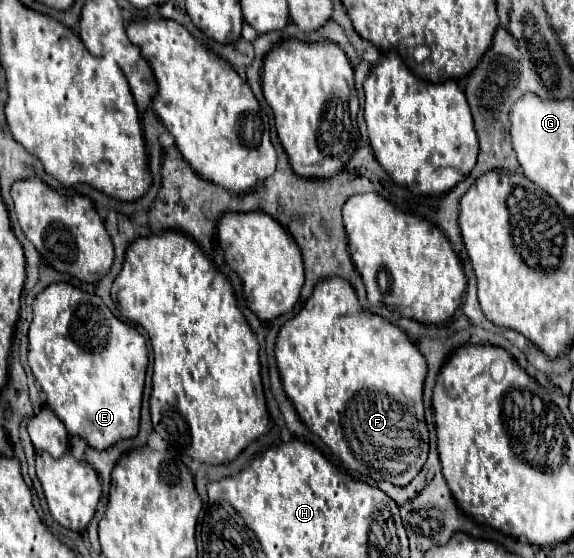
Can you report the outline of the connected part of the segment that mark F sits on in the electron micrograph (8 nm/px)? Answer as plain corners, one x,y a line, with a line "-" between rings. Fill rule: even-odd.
325,277
315,285
299,315
281,327
275,343
275,359
283,389
297,415
325,441
339,461
375,481
389,481
399,487
411,483
429,451
429,433
421,401
427,361
405,331
379,315
363,311
347,279

